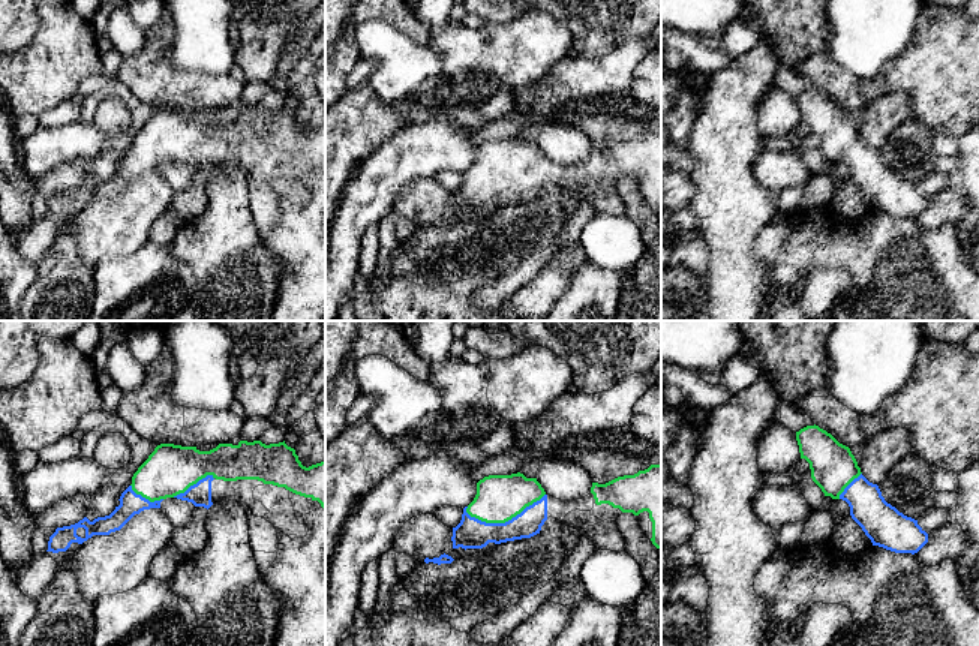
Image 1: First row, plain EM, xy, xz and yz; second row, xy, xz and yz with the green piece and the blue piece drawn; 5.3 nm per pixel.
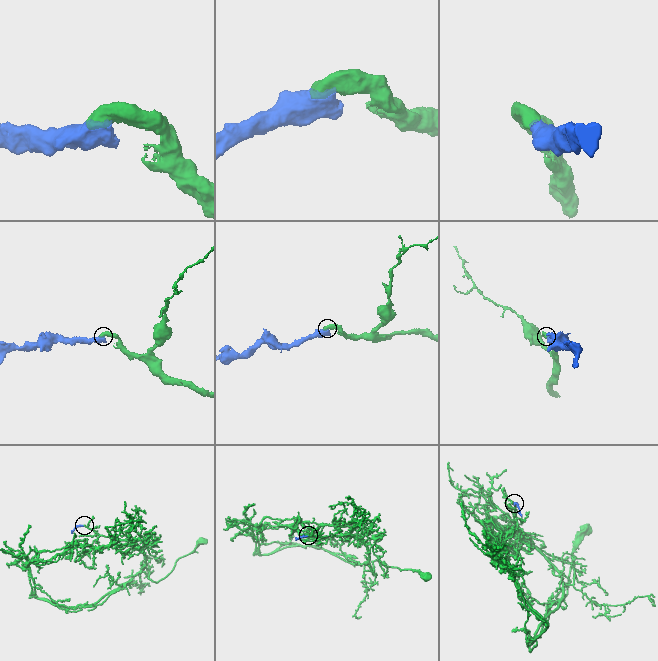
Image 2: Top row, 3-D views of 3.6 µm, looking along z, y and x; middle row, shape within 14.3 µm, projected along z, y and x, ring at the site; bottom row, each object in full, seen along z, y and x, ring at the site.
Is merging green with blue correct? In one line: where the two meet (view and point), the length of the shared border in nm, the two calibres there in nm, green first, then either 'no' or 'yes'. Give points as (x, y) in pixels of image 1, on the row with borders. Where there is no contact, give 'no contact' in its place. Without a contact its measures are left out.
contact xz (504, 522); length 440 nm; calibres 260 and 160 nm; yes

